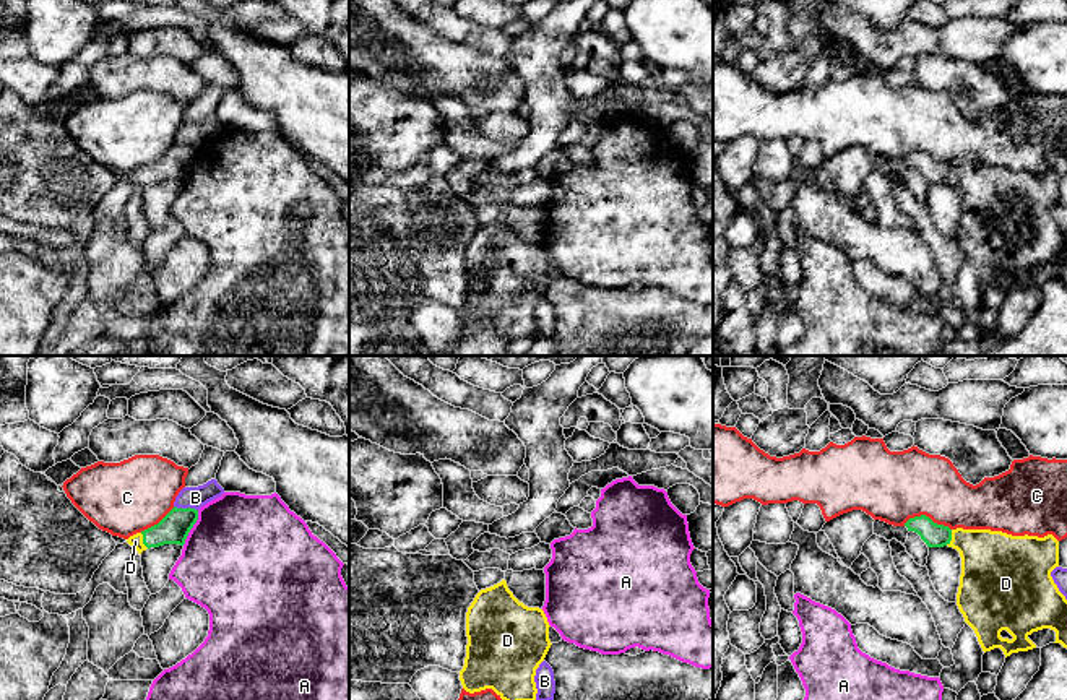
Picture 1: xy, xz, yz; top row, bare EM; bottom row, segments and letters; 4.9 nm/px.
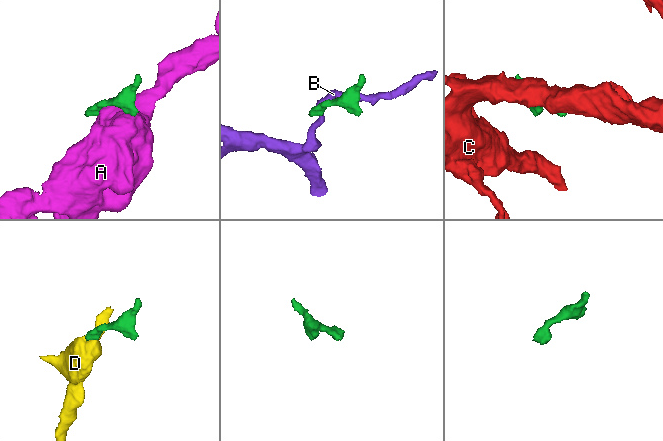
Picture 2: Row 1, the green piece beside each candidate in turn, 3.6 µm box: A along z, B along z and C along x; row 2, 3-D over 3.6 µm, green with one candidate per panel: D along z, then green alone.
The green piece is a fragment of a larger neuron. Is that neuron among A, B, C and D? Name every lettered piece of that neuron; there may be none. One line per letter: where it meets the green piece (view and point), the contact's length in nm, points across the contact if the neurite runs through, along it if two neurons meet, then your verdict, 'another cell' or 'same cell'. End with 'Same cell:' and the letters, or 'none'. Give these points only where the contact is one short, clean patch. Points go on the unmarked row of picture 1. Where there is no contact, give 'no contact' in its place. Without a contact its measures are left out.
A: contact xy (192, 163); length 190 nm; another cell
B: contact xy (185, 145); length 120 nm; another cell
C: contact yz (928, 153); length 240 nm; another cell
D: contact yz (950, 174); length 90 nm; way yz (934, 171), (950, 174), (973, 181), (993, 200); same cell
Same cell: D

